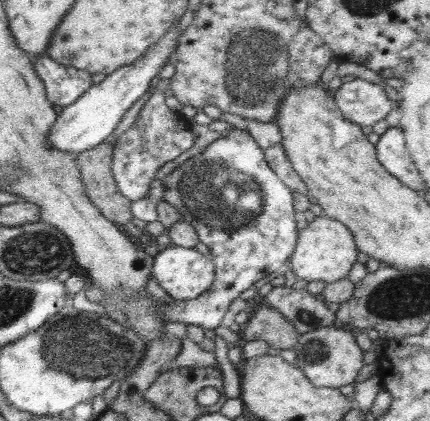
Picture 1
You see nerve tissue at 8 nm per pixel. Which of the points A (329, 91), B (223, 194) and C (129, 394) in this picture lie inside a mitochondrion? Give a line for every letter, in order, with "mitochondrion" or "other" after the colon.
A: other
B: mitochondrion
C: mitochondrion

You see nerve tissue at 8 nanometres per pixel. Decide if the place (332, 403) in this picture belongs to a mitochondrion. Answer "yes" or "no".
no

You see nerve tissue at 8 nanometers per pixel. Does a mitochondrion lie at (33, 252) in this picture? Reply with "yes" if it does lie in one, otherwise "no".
yes

